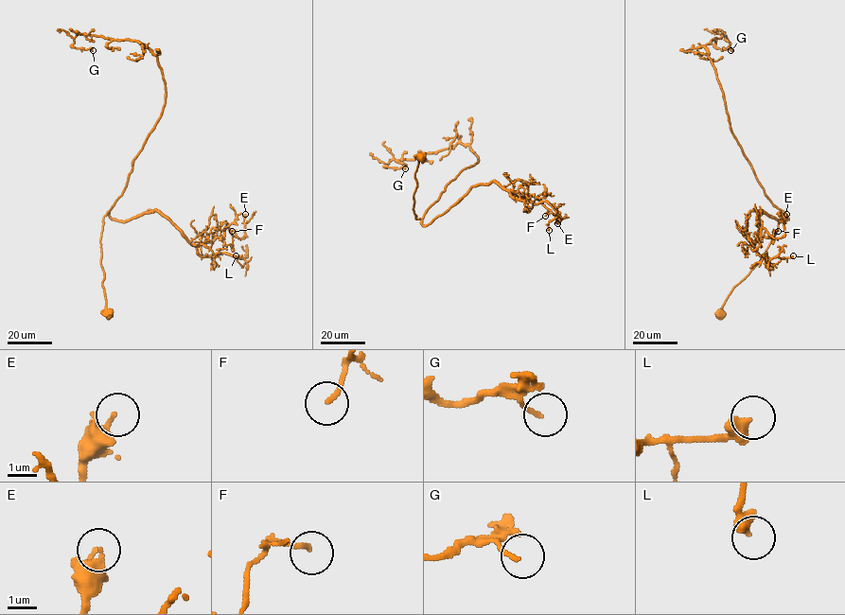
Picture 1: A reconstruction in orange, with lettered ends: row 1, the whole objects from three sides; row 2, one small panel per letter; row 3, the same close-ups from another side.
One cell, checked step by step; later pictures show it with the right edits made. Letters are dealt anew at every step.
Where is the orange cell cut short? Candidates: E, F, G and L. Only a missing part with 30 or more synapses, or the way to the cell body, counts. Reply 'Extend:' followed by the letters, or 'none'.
Extend: none

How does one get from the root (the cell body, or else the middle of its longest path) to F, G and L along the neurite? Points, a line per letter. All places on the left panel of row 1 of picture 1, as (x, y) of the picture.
F: (108, 313), (100, 239), (108, 211), (128, 220), (159, 211), (195, 245), (226, 228), (236, 237), (232, 231)
G: (108, 313), (103, 219), (159, 118), (165, 81), (157, 58), (140, 43), (74, 38), (74, 47), (93, 50)
L: (108, 313), (100, 239), (108, 211), (112, 218), (128, 220), (159, 211), (201, 255), (245, 257), (236, 255)

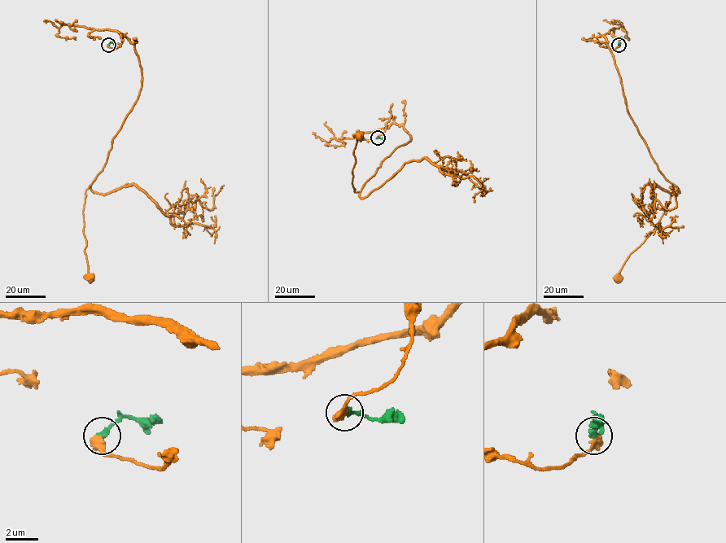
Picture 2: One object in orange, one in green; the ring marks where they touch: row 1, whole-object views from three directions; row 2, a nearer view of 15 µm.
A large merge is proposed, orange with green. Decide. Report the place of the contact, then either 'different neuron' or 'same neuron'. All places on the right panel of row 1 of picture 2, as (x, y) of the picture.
place (618, 45); same neuron

